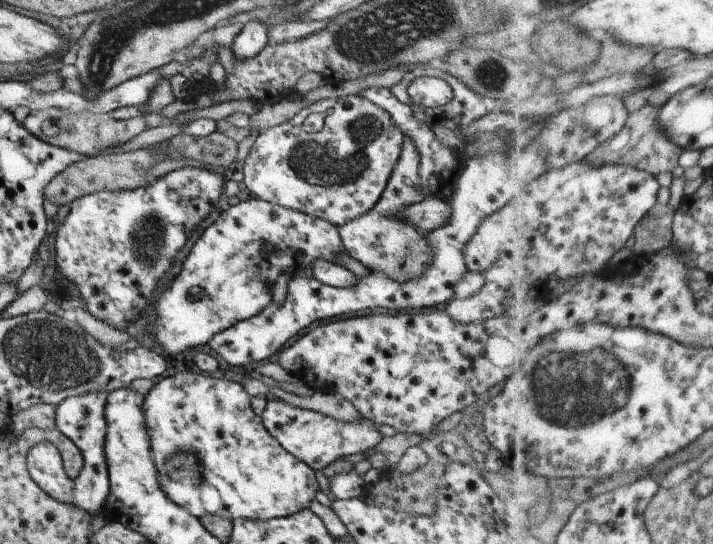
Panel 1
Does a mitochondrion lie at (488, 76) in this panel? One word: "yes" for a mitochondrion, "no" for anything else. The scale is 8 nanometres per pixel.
yes

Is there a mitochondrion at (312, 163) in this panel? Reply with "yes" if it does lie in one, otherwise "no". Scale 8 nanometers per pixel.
yes

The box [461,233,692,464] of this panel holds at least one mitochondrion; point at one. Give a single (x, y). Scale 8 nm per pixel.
(553, 381)

